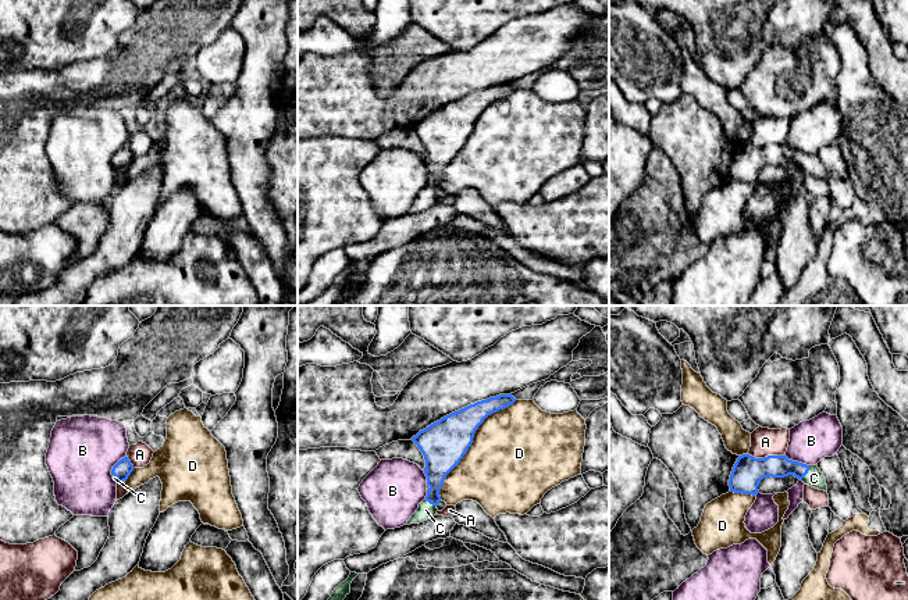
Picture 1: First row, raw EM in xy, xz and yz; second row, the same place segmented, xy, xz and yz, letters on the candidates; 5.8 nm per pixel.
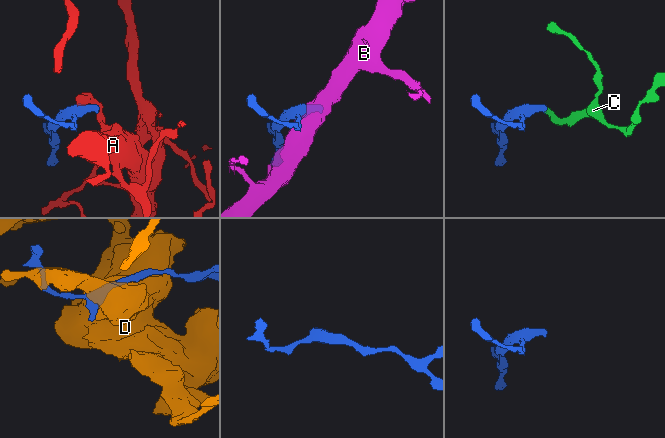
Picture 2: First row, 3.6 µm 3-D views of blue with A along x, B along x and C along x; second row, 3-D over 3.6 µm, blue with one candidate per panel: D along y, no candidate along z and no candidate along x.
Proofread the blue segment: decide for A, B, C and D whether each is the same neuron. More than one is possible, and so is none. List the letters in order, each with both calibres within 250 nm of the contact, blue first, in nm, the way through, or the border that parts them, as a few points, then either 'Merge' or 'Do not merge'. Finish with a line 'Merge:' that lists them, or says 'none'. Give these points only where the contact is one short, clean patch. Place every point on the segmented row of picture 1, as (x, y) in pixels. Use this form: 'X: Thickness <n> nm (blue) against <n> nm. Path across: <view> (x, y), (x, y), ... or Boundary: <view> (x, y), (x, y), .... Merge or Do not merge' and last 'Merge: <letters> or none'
A: Thickness 180 nm (blue) against 160 nm. Boundary: yz (747, 453), (755, 457), (783, 456). Do not merge
B: Thickness 140 nm (blue) against 240 nm. Do not merge
C: Thickness 130 nm (blue) against 100 nm. Path across: yz (772, 465), (794, 467), (807, 472), (814, 478). Merge
D: Thickness 260 nm (blue) against 500 nm. Do not merge
Merge: C

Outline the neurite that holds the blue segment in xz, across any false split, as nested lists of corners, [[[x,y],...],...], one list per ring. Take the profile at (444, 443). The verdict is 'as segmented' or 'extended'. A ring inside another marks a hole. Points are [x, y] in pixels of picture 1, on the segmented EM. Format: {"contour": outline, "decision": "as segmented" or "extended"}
{"contour": [[[512,393],[477,401],[441,418],[412,438],[424,456],[424,474],[430,488],[425,499],[406,525],[420,524],[437,515],[437,506],[441,501],[439,489],[446,475],[467,453],[478,426],[488,415],[509,407],[514,401]]], "decision": "extended"}

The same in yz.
{"contour": [[[743,454],[737,458],[730,479],[730,492],[743,494],[758,494],[759,482],[763,478],[784,478],[794,475],[805,485],[827,492],[827,485],[818,465],[806,465],[798,461],[788,460],[786,456],[768,456],[755,458],[749,454]]], "decision": "extended"}

